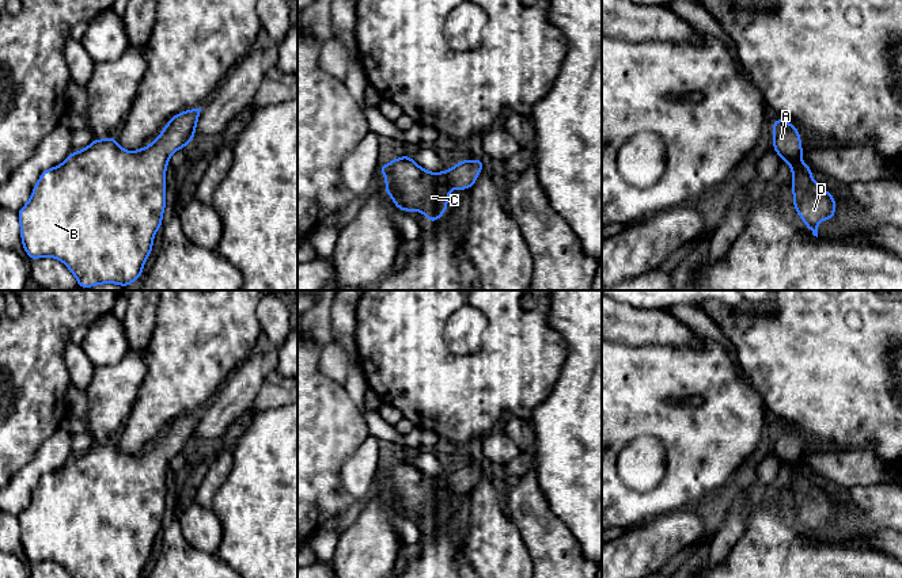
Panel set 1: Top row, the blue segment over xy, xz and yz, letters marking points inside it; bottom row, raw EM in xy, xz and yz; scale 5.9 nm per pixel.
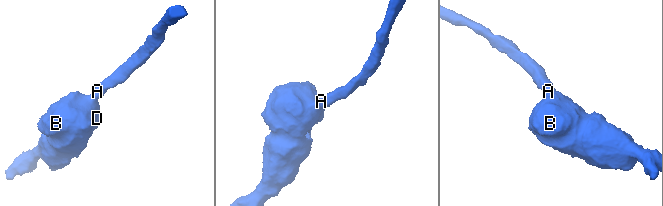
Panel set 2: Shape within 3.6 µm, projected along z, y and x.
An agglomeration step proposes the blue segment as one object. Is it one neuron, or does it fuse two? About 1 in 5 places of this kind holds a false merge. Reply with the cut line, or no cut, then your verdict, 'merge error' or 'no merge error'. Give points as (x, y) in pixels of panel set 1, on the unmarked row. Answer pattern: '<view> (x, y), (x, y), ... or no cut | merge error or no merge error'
no cut | no merge error

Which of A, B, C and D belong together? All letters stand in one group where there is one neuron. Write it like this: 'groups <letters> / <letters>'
groups A B C D

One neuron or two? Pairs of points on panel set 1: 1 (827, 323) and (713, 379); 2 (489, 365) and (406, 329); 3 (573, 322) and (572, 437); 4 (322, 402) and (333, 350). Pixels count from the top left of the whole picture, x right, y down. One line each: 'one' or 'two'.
1: two
2: one
3: one
4: two

